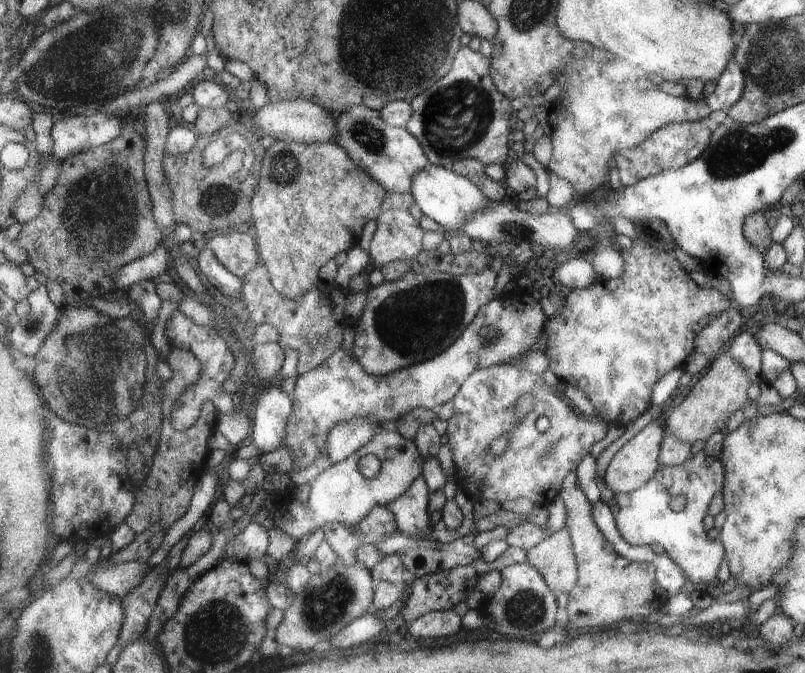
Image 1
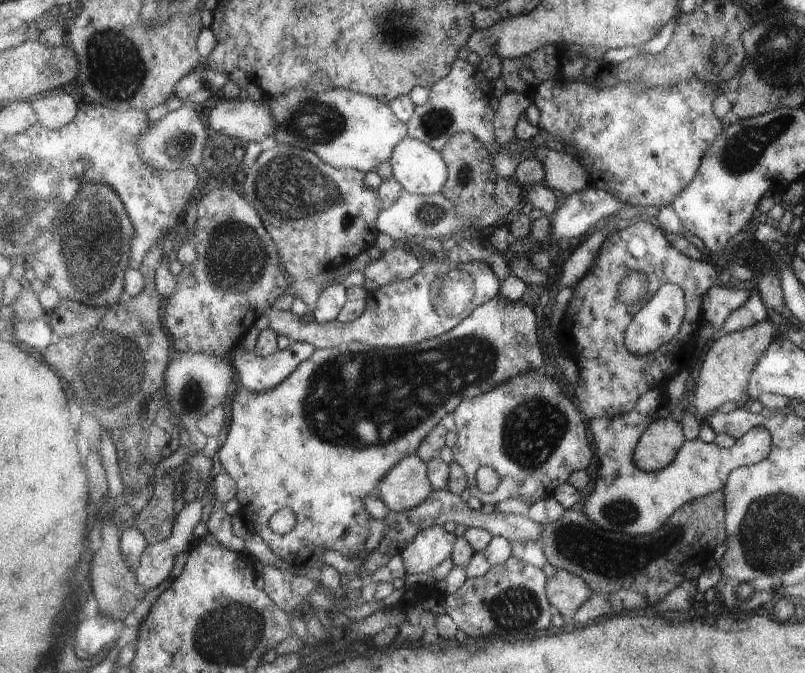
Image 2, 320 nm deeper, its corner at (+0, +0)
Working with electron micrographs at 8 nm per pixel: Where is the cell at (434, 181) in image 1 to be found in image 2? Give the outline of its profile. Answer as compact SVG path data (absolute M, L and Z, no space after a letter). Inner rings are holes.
M408 136L403 142L399 142L389 162L392 166L391 176L395 177L407 192L424 195L441 193L446 184L448 166L443 153L422 140Z

